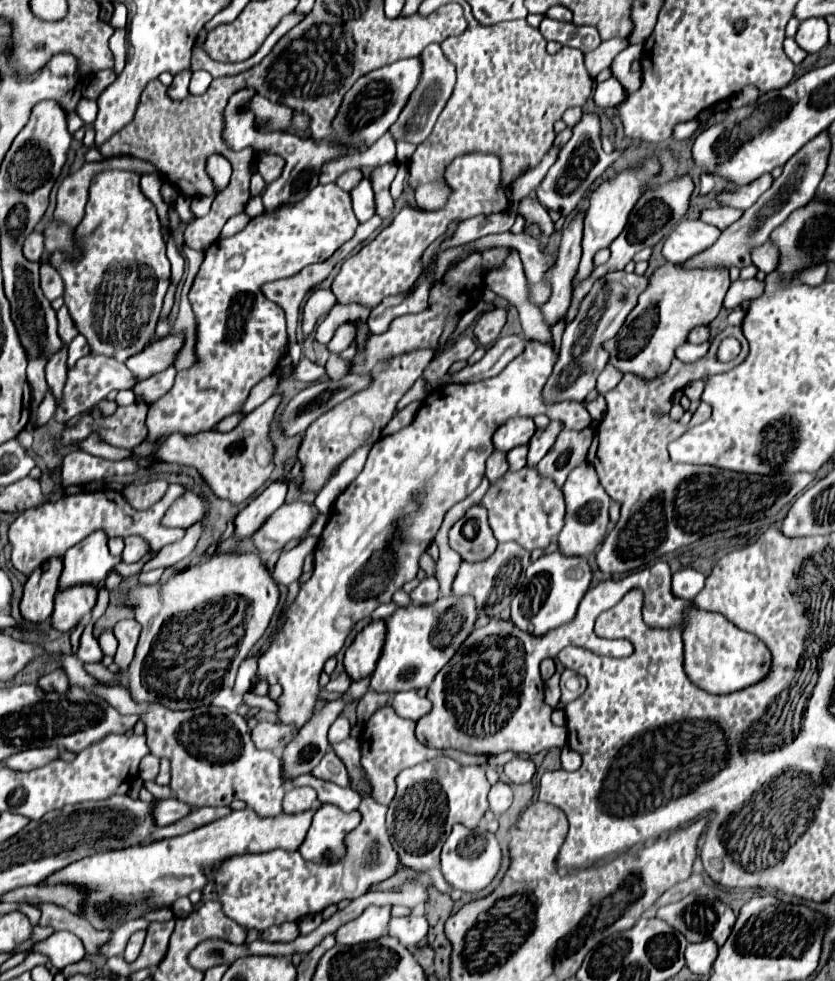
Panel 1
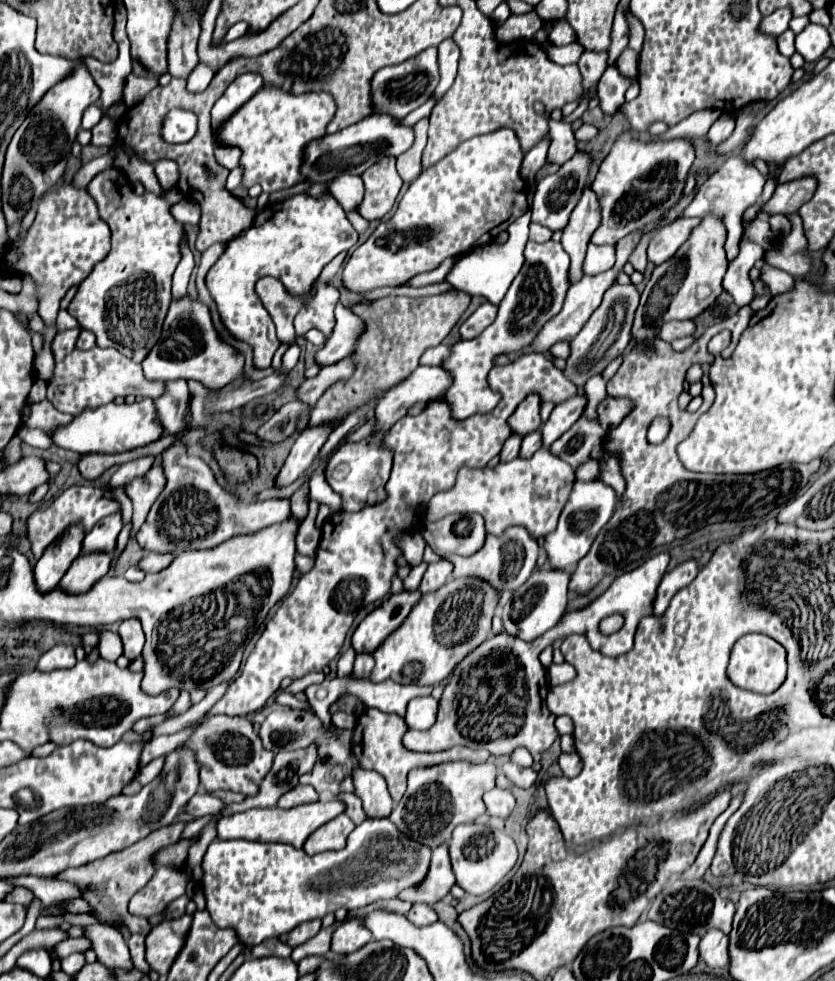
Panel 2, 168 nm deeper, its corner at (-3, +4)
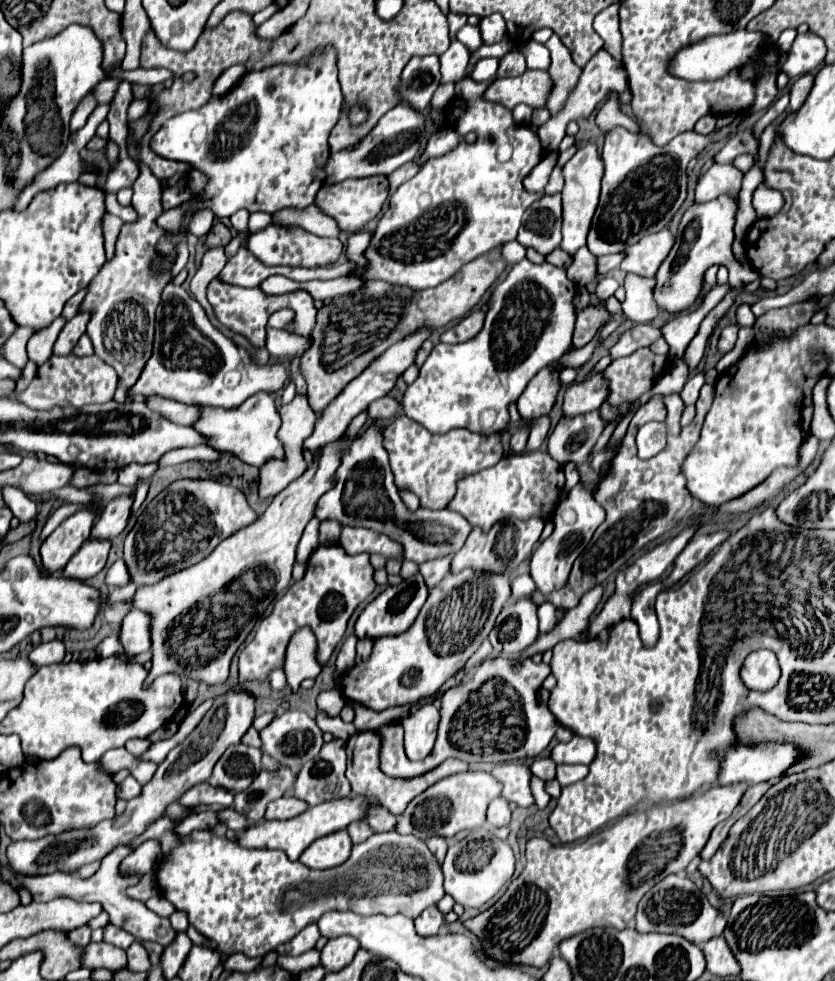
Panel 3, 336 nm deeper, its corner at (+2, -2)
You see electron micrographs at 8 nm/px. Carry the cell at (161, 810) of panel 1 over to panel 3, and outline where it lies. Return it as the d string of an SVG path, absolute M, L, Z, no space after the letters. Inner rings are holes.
M223 808L223 810L219 810L219 812L217 812L217 818L219 818L221 824L225 824L227 828L231 828L231 830L235 830L235 832L239 832L239 830L243 830L243 828L249 826L249 820L247 820L243 814L235 812L233 808Z

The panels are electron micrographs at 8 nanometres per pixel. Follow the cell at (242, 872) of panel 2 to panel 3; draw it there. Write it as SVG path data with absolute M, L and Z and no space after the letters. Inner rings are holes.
M195 830L181 838L181 846L163 856L157 870L157 884L163 896L175 904L177 910L189 914L189 922L205 936L217 942L223 954L241 952L249 958L263 956L279 944L291 940L307 924L313 924L331 910L349 910L355 914L405 914L417 918L425 908L435 906L443 898L443 872L425 842L415 836L401 836L397 832L373 834L363 844L353 844L351 856L339 868L313 870L299 860L287 860L281 850L247 850L237 842L213 836L209 830Z

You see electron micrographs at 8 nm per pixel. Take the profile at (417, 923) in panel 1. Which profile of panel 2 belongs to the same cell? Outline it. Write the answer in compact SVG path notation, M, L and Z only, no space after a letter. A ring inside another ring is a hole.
M414 904L412 910L408 912L408 920L414 922L416 926L428 926L428 924L434 924L438 920L438 914L428 904Z

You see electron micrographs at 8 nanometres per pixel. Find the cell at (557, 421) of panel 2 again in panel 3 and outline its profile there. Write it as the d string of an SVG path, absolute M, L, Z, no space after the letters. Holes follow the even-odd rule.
M593 376L585 382L575 382L567 388L563 400L563 418L575 418L597 410L607 396L607 382L603 376Z

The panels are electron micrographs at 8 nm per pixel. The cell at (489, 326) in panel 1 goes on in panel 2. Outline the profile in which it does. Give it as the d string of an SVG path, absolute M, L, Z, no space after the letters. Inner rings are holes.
M484 302L462 326L460 326L460 336L464 340L468 338L476 338L484 328L488 328L494 318L496 318L496 312L498 312L498 306L490 304L490 302Z

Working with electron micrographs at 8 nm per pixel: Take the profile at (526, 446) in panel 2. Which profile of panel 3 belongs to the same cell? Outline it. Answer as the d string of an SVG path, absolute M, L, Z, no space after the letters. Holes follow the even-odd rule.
M541 416L535 426L531 428L531 434L529 434L529 440L527 440L527 452L535 452L543 446L545 438L547 438L547 432L549 432L549 416Z

